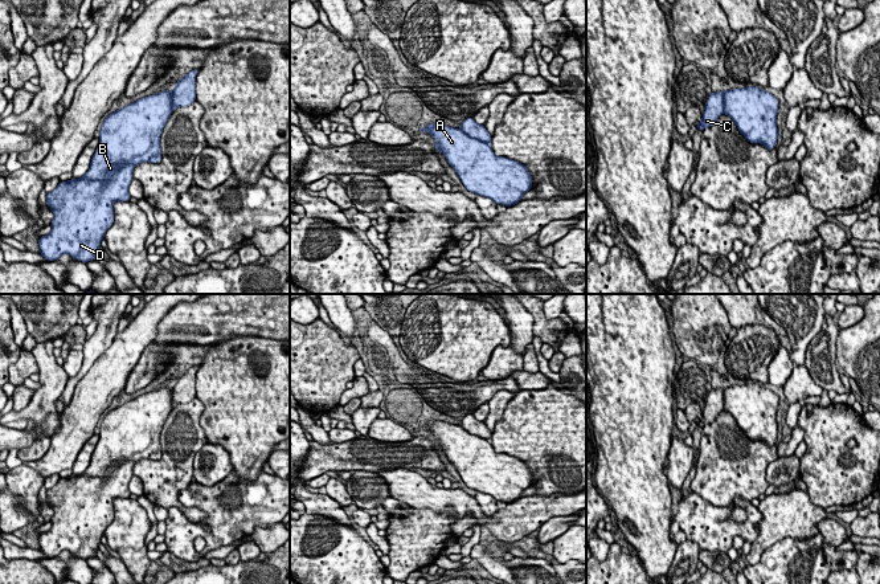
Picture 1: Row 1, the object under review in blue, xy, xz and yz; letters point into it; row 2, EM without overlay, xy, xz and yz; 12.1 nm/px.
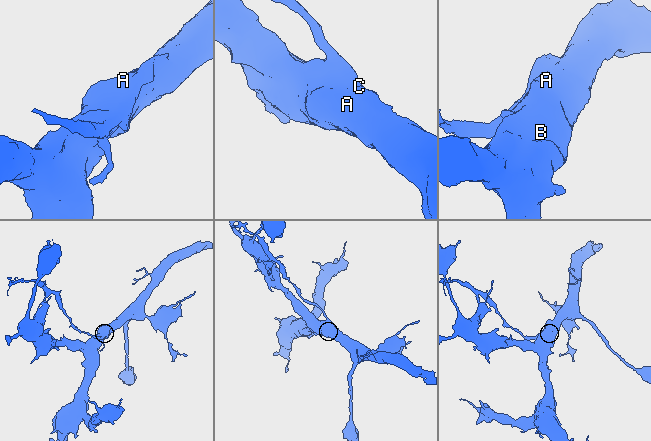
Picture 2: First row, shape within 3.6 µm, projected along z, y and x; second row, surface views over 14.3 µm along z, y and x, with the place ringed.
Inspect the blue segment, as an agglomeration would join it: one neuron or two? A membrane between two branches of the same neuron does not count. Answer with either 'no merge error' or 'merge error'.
merge error

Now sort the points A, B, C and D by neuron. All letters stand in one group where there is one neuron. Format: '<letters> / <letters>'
A B D / C

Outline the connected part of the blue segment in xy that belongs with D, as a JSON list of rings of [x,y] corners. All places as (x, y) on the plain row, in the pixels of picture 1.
[[[164,387],[132,399],[123,405],[118,405],[106,413],[99,426],[99,440],[93,452],[89,467],[81,474],[67,478],[60,478],[53,489],[46,491],[46,502],[52,505],[54,515],[52,516],[52,528],[40,534],[40,551],[52,559],[58,556],[62,551],[69,551],[75,556],[87,560],[89,558],[101,555],[99,543],[106,527],[114,519],[115,498],[130,498],[128,483],[132,474],[134,465],[140,460],[160,460],[161,444],[160,433],[164,422],[172,411],[172,388]]]

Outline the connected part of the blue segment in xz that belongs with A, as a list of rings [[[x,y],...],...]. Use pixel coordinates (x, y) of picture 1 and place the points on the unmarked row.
[[[431,420],[418,426],[434,434],[437,448],[443,450],[470,489],[491,495],[495,501],[511,503],[520,499],[523,491],[532,485],[532,473],[524,461],[496,453],[488,440],[468,433],[461,425]]]

